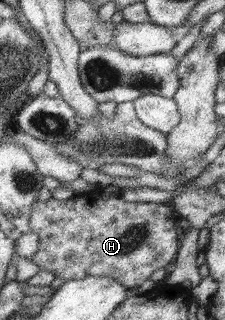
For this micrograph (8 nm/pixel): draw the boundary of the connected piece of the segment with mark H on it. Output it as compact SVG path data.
M108 193L80 194L67 200L45 196L33 204L33 211L27 221L27 229L39 237L38 251L30 260L41 271L50 271L65 281L99 275L118 279L125 288L139 288L157 269L169 269L177 258L182 232L178 221L179 215L168 203L129 202L120 195L112 196Z

